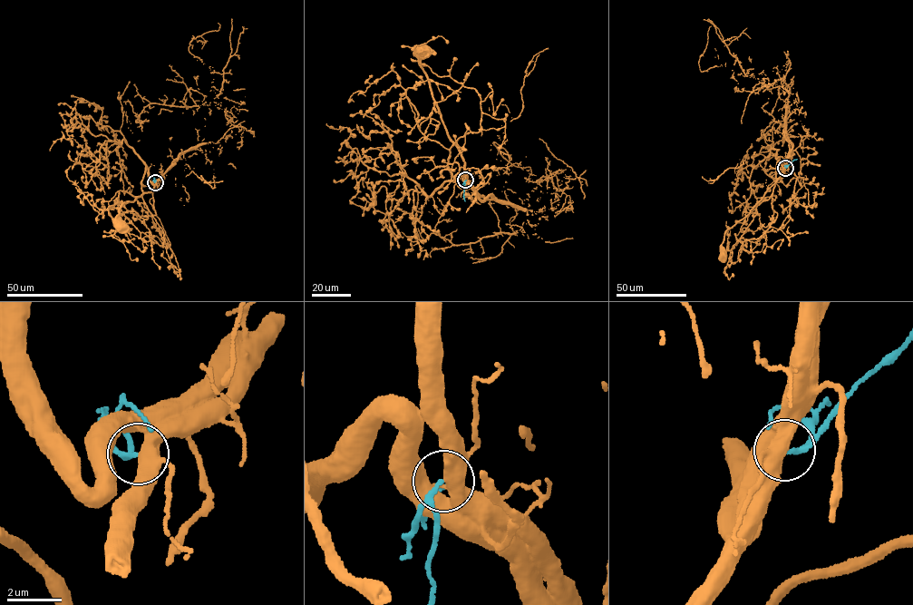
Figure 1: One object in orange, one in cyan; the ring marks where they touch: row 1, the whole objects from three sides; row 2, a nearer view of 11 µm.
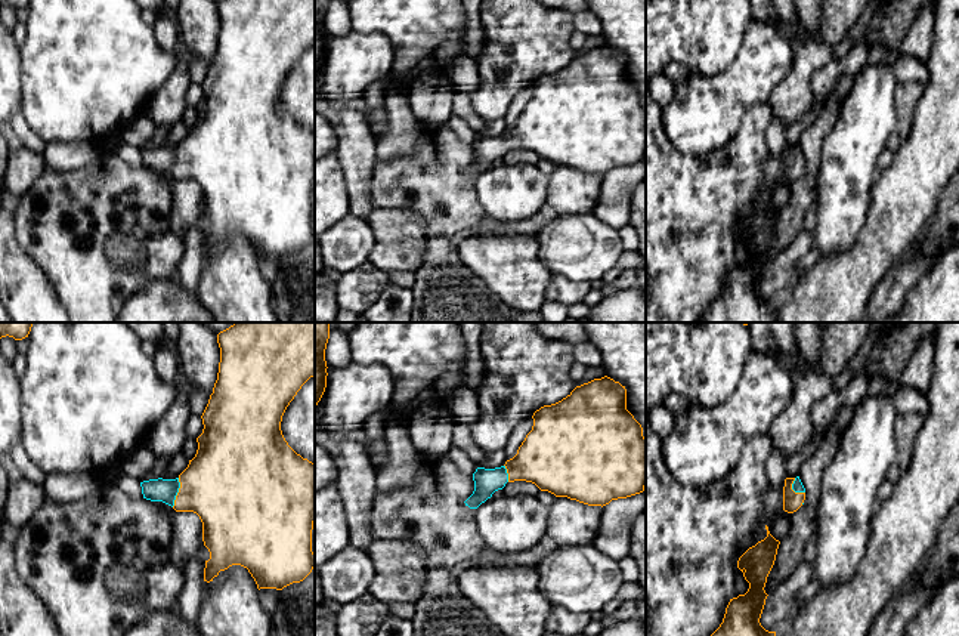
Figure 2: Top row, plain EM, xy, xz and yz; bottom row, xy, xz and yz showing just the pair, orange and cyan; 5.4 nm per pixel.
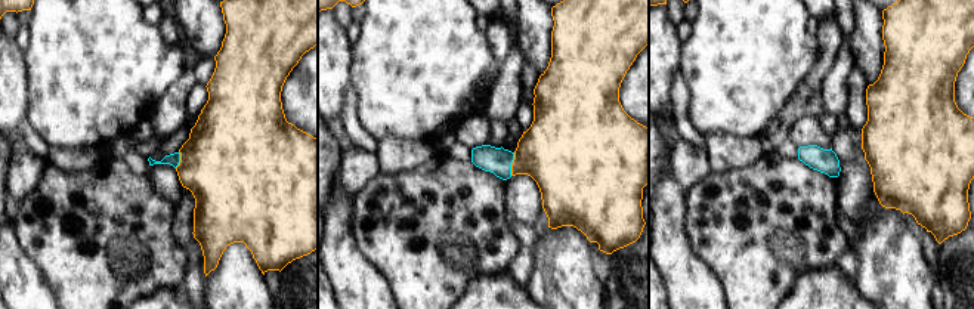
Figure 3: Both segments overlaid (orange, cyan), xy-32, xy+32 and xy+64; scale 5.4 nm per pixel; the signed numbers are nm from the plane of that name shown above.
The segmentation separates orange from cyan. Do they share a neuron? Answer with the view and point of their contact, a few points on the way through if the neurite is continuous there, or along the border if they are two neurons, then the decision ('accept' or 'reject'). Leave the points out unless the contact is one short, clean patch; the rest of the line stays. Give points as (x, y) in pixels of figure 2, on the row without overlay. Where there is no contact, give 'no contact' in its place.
xy (178, 161) | across xy (222, 153), (178, 161), (155, 158) | accept

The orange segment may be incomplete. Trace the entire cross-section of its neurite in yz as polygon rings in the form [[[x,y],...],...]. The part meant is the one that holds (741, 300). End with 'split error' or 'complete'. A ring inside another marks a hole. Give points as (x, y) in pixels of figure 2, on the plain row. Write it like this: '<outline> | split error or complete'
[[[765,194],[767,206],[749,216],[737,229],[749,257],[730,268],[723,291],[705,309],[699,322],[776,322],[776,300],[765,299],[761,283],[767,262],[767,246],[774,234],[780,210]]] | complete

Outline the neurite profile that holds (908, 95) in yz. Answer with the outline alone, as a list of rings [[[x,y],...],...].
[[[918,81],[898,83],[895,89],[897,124],[887,139],[887,148],[897,151],[909,138],[916,106],[924,95],[924,84]]]

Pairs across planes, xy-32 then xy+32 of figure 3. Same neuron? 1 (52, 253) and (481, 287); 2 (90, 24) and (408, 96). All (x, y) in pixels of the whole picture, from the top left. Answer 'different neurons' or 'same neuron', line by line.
1: different neurons
2: same neuron

